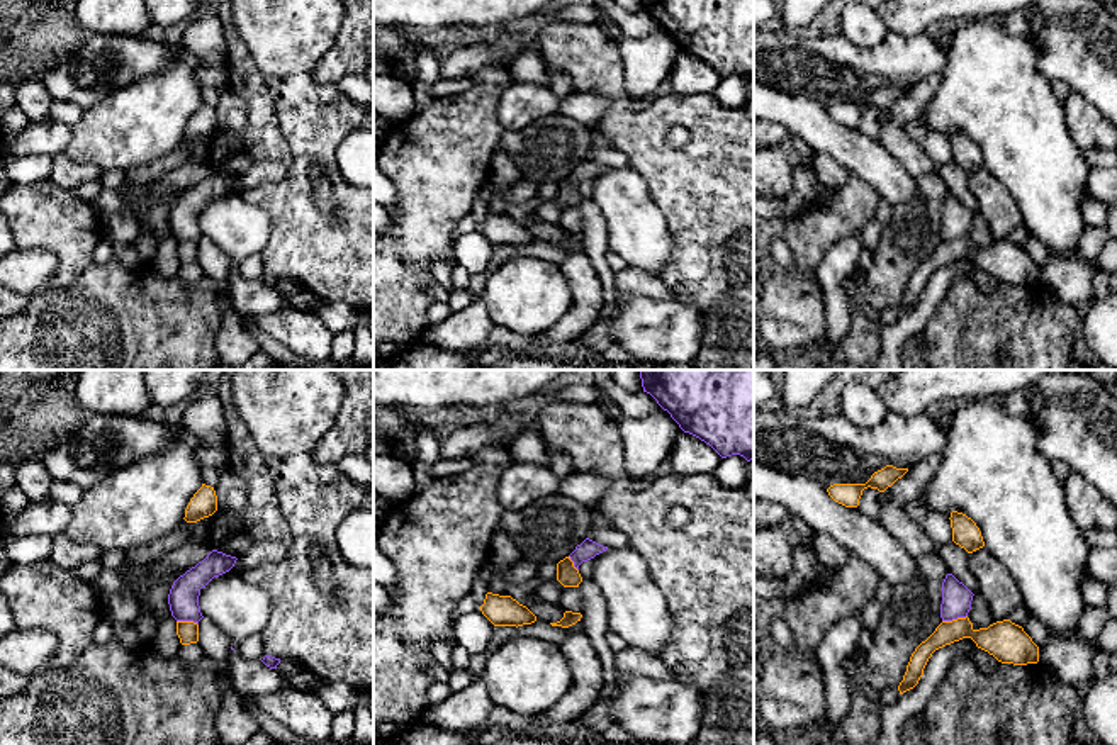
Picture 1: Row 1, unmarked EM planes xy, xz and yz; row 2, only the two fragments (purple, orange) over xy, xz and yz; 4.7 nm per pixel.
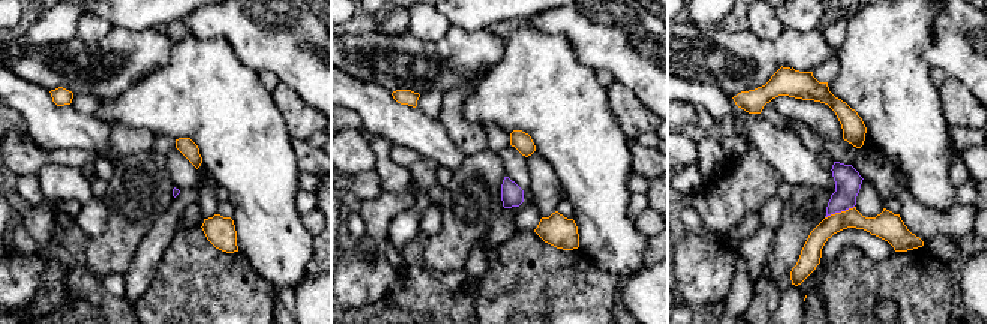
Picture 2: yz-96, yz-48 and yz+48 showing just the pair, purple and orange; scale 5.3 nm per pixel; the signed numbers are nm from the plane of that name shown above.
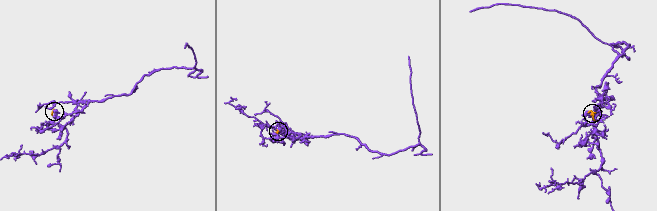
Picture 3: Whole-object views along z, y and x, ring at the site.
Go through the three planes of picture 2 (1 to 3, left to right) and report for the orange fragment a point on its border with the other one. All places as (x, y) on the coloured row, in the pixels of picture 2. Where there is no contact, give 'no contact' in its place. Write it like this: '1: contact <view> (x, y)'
1: no contact
2: no contact
3: contact yz+48 (839, 212)

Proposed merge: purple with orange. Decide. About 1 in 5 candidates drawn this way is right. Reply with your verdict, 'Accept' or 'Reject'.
Reject

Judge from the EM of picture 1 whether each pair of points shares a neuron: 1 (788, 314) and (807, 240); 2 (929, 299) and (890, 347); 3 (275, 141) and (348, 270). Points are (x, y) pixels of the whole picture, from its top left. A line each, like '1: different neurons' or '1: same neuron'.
1: different neurons
2: same neuron
3: different neurons

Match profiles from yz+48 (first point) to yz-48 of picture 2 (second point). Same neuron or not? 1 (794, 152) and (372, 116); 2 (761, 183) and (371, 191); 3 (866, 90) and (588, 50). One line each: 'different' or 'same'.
1: same
2: different
3: different

